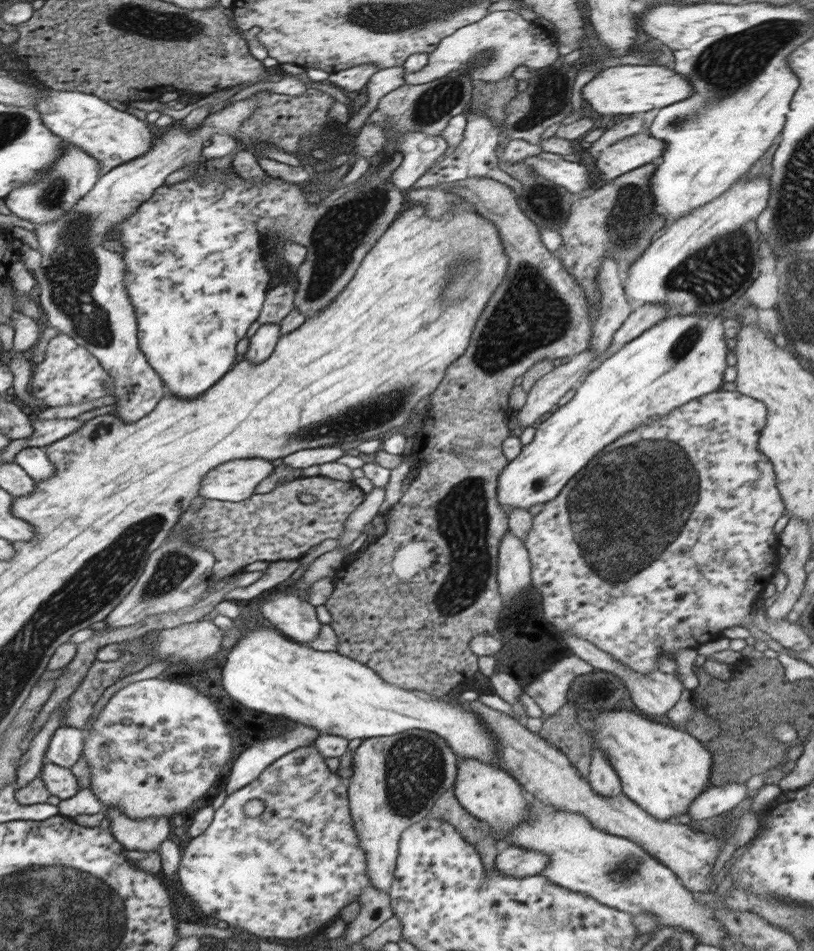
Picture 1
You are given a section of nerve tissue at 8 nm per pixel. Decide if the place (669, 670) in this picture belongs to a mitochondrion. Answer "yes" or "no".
no

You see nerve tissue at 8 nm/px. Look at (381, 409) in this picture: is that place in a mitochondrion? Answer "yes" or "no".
yes

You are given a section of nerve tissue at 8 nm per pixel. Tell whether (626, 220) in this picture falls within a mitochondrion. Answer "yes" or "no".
yes

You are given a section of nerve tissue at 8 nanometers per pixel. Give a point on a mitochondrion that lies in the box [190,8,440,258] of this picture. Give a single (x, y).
(384, 160)

